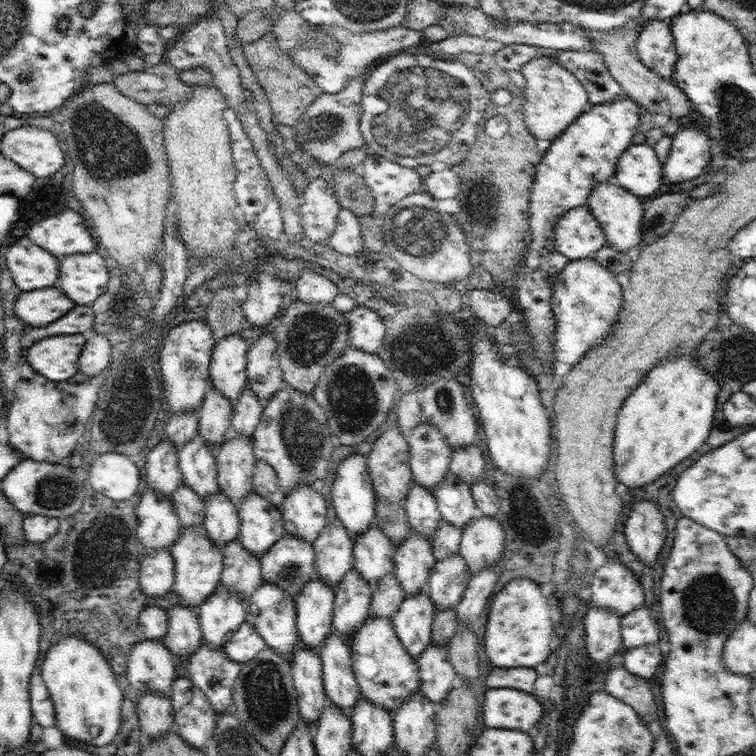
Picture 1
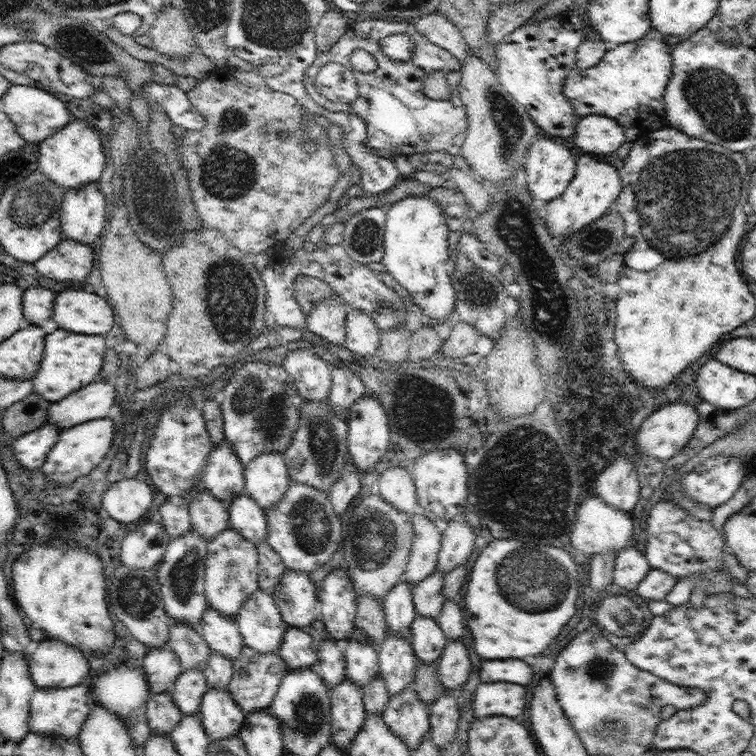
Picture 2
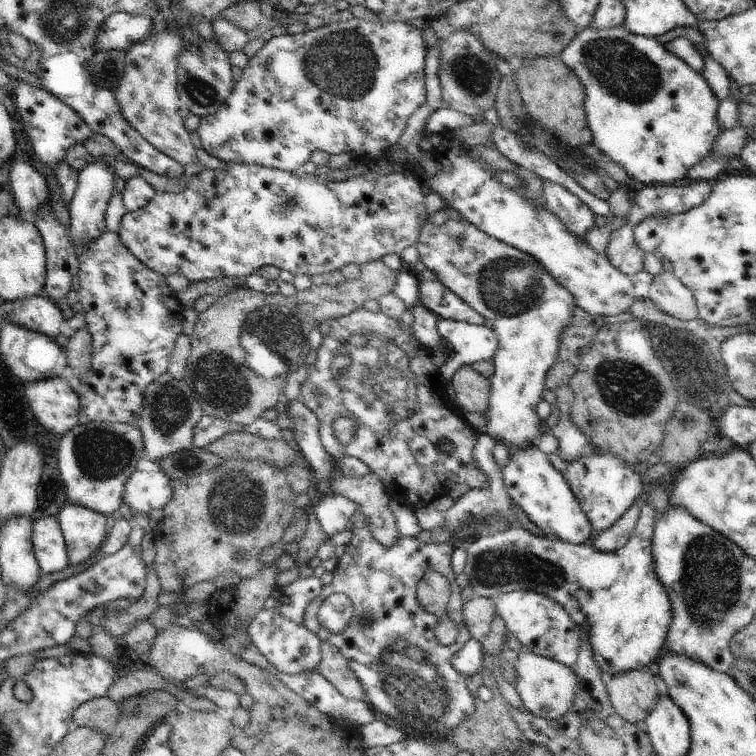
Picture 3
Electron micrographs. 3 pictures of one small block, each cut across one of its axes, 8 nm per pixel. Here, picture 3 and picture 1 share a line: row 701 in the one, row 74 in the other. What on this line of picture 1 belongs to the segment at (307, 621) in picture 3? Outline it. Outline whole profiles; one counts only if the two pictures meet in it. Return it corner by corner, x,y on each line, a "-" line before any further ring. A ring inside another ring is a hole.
420,48
402,50
376,62
365,76
363,114
359,121
367,154
388,158
412,169
428,164
432,173
448,170
458,163
475,146
479,124
491,104
490,92
474,76
462,62
436,58
432,52

